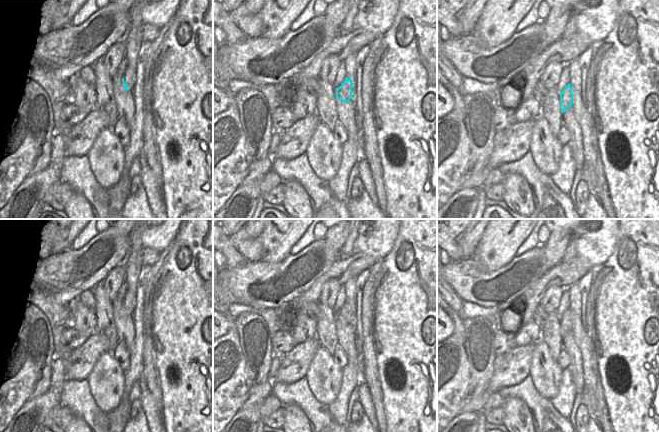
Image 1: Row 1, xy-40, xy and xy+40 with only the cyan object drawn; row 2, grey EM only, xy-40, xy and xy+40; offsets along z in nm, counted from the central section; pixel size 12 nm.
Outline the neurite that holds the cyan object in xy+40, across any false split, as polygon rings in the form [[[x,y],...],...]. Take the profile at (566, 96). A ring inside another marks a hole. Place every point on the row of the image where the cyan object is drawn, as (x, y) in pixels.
[[[570,83],[560,93],[560,109],[563,113],[567,108],[572,106],[573,93]]]

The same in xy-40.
[[[127,66],[122,78],[124,89],[126,91],[130,89],[132,93],[133,93],[133,87],[136,83],[136,69],[137,67]]]

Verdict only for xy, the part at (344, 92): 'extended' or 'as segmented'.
as segmented

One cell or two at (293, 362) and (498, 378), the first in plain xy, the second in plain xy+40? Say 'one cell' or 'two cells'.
one cell

